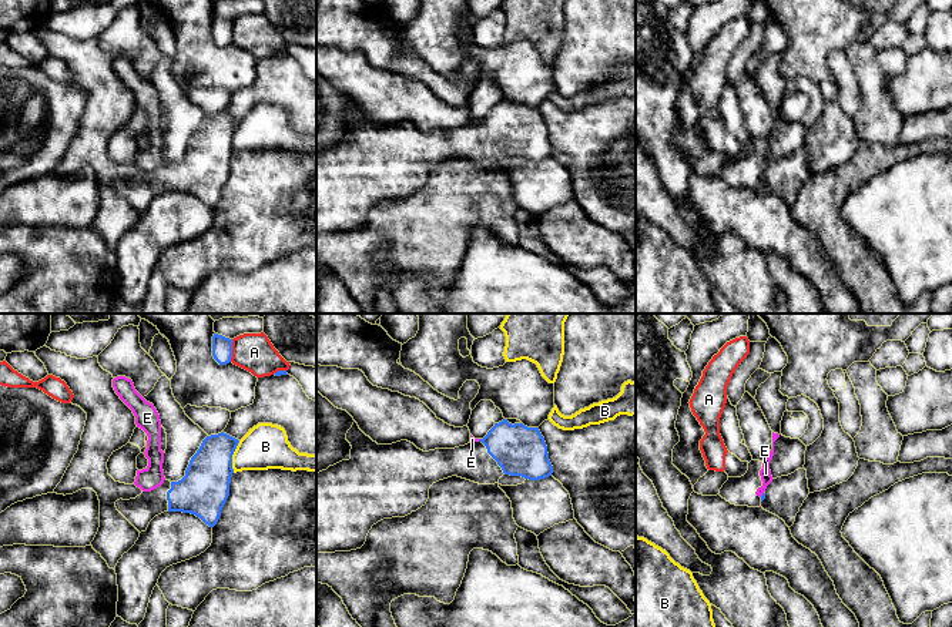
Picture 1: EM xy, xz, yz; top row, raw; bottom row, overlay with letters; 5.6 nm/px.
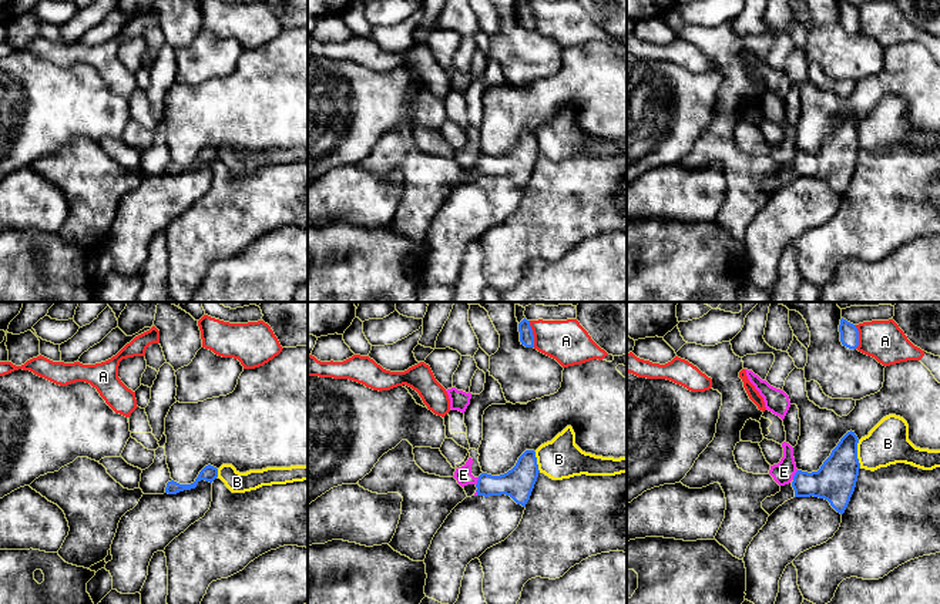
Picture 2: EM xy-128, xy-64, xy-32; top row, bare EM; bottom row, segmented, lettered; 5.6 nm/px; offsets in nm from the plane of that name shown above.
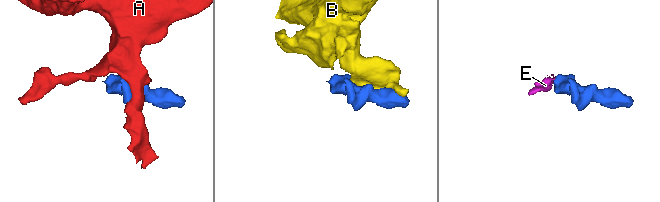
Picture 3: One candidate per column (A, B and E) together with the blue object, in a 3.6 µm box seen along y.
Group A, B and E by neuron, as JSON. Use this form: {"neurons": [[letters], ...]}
{"neurons": [["A"], ["B", "E"]]}

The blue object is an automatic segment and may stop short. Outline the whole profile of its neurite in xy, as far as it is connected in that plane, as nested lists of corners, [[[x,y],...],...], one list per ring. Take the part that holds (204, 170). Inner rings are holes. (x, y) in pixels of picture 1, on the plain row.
[[[221,113],[207,117],[197,134],[191,138],[185,157],[178,162],[164,161],[151,171],[143,172],[135,180],[117,181],[117,191],[141,214],[150,202],[164,192],[182,192],[200,198],[205,205],[214,208],[221,197],[221,191],[229,177],[229,164],[234,154],[232,135],[239,121]]]

